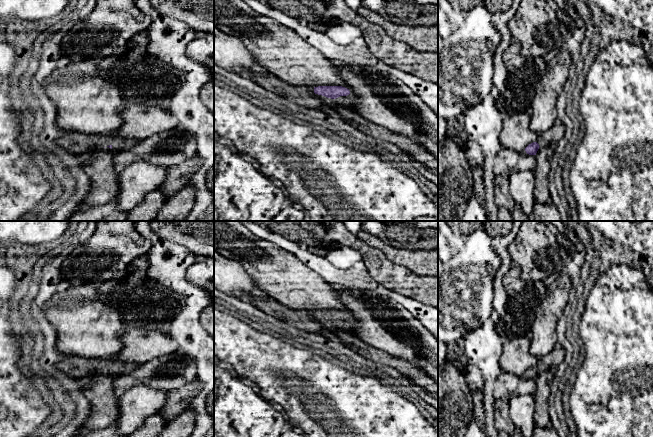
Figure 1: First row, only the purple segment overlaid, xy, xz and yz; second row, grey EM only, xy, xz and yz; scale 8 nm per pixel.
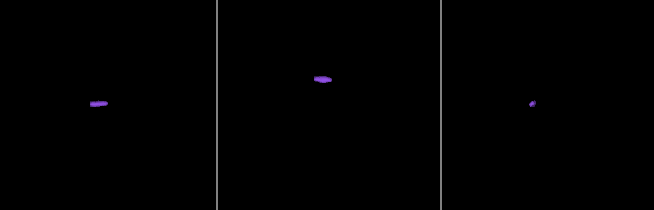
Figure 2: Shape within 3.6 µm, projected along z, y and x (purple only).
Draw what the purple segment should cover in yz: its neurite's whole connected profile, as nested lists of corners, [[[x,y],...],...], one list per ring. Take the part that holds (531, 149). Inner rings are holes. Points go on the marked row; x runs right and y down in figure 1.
[[[556,120],[553,126],[540,134],[538,136],[538,140],[529,144],[523,151],[521,151],[521,155],[536,155],[538,149],[544,146],[553,146],[563,138],[566,133],[565,126],[559,121]]]

